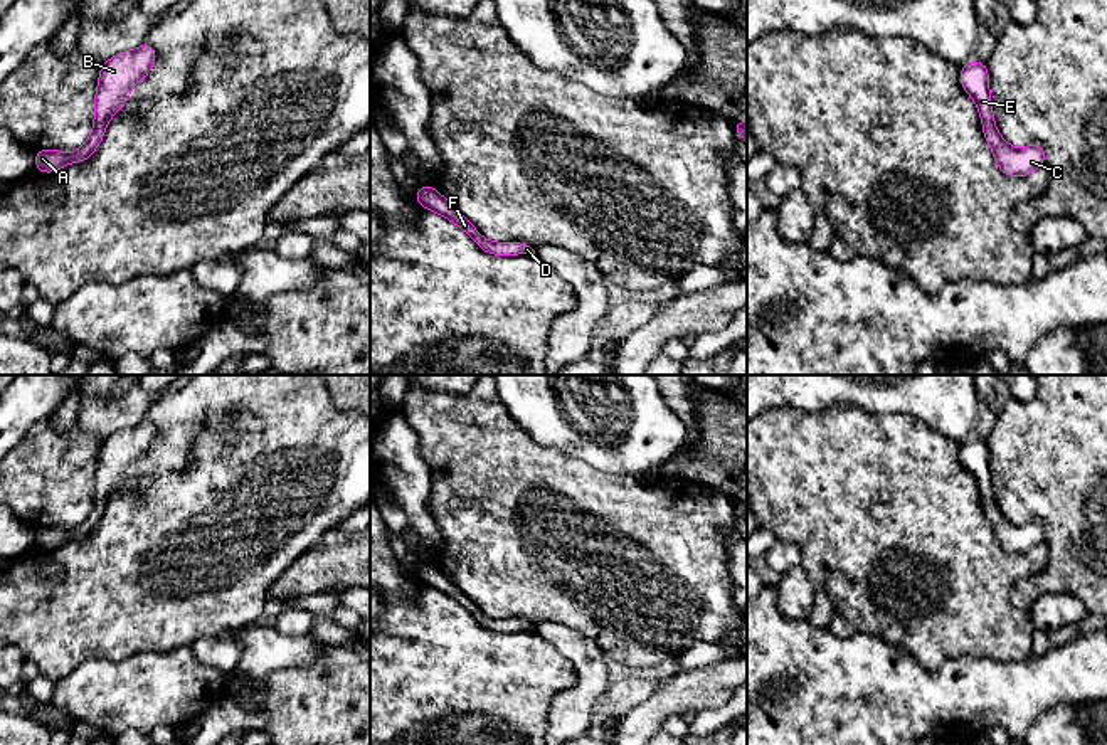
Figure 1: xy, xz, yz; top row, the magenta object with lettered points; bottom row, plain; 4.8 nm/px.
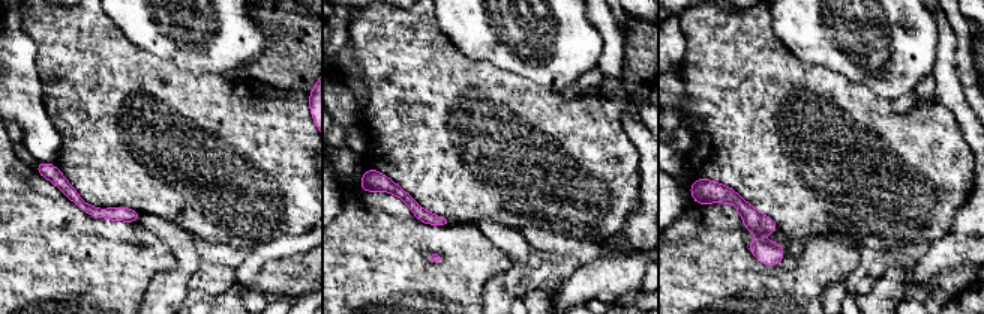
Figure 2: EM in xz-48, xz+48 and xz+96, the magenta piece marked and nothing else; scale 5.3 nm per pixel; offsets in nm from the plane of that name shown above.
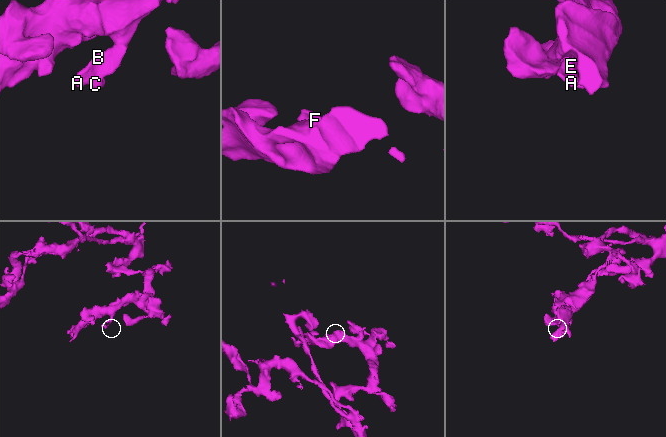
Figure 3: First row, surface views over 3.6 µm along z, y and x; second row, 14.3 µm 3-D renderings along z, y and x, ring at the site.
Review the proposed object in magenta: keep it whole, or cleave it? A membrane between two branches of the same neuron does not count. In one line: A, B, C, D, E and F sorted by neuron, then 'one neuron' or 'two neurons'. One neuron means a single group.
A B C D E F | one neuron

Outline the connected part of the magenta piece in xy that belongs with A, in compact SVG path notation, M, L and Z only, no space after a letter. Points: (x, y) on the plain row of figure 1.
M141 420L103 439L94 474L94 503L87 518L71 530L37 526L35 547L52 550L64 542L86 538L104 515L109 494L123 484L131 464L148 452L155 436L155 425Z

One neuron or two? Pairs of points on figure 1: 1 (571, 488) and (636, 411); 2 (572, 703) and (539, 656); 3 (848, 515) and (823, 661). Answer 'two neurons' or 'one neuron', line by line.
1: two neurons
2: two neurons
3: two neurons

